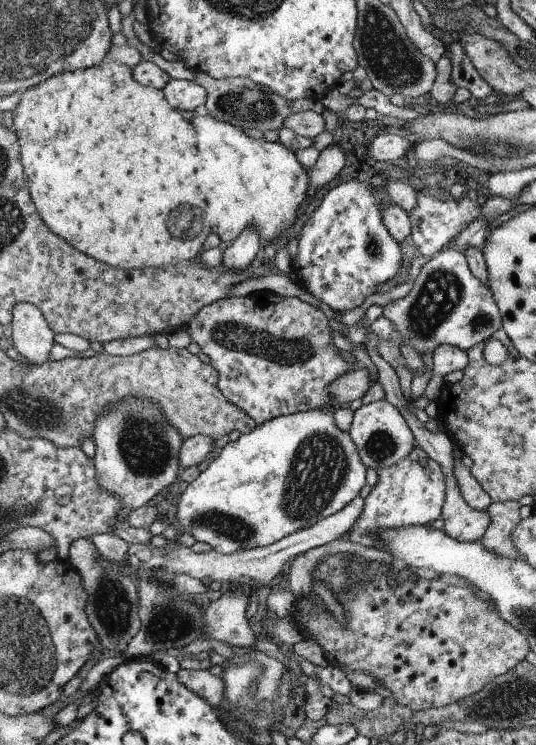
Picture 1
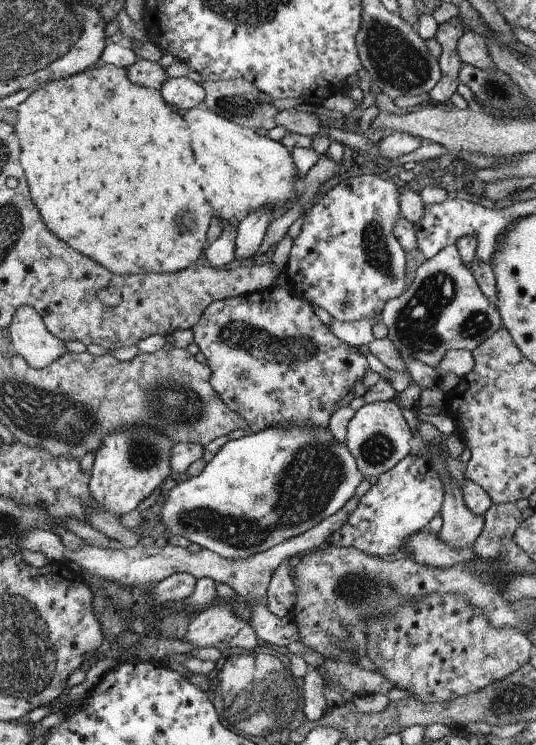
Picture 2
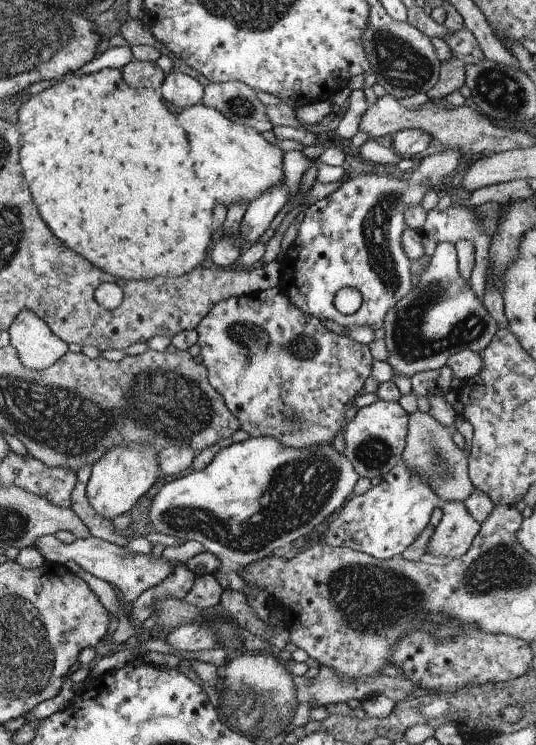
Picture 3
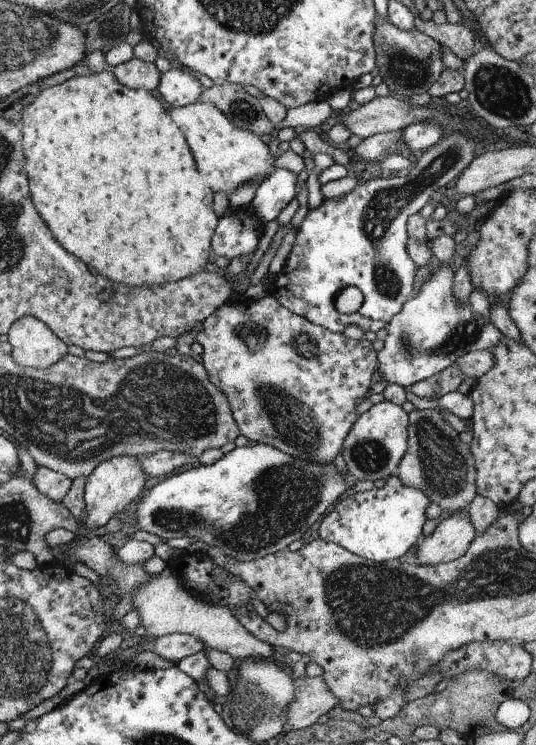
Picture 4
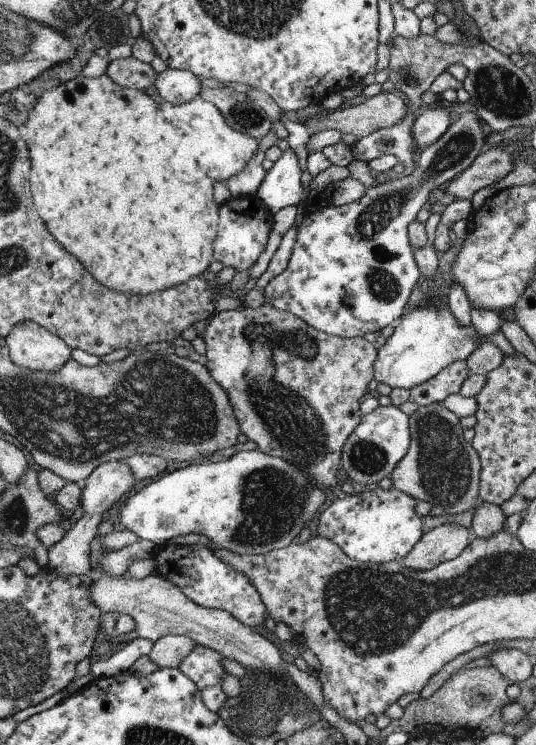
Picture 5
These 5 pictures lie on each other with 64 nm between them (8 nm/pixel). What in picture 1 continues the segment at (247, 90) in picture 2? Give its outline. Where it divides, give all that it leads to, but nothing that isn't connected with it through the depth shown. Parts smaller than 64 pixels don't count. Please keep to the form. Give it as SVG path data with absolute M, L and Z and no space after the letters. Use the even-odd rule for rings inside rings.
M193 71L193 81L205 89L204 106L211 118L226 122L243 130L253 128L261 132L266 130L279 130L283 127L285 118L294 111L287 106L287 100L281 96L270 95L271 90L261 87L245 77L231 77L214 79L203 72Z

